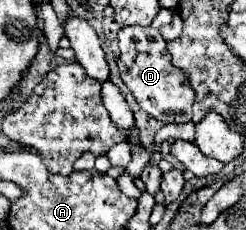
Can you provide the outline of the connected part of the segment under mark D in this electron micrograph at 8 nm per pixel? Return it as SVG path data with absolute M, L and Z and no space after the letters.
M123 27L119 31L119 59L117 59L119 71L121 71L121 79L123 83L129 87L129 91L133 93L133 97L137 99L137 103L141 105L141 109L145 113L149 113L151 117L155 117L161 123L189 123L193 117L193 99L195 93L189 85L189 79L185 77L185 71L175 69L169 61L169 51L165 47L165 39L161 37L161 33L153 27Z

